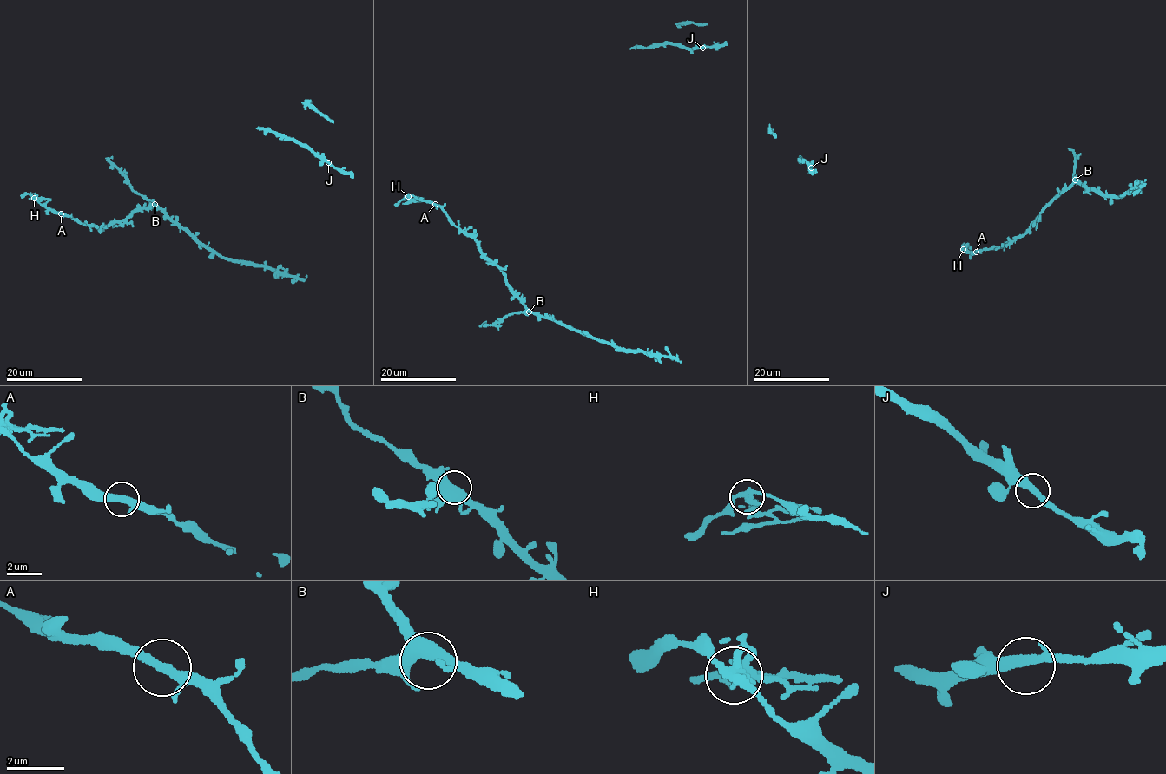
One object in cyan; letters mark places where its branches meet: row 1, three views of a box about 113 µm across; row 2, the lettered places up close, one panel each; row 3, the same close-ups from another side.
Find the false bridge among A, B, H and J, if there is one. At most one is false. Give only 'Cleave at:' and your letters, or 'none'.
Cleave at: H

